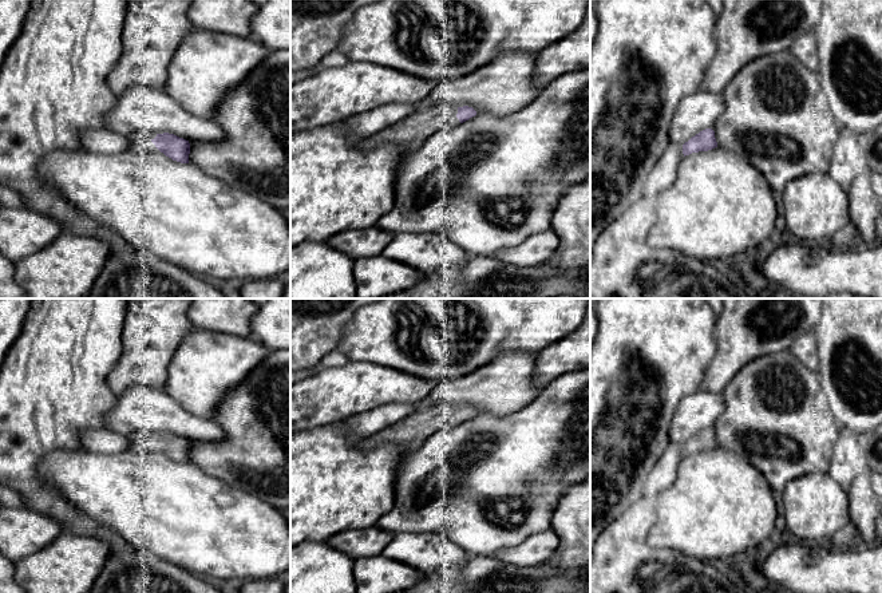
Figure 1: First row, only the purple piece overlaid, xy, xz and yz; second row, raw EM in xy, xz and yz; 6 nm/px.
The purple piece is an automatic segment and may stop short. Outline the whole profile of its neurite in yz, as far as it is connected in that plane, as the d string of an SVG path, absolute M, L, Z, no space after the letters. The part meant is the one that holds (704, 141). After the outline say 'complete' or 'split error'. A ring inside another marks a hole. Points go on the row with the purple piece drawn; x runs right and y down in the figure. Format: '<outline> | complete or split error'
M705 129L683 145L683 154L685 157L692 153L708 151L715 147L717 147L715 131L712 129Z | complete

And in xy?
M138 133L127 137L127 139L130 143L134 143L137 149L142 149L145 139L150 139L155 147L166 157L181 163L189 163L190 143L189 141L174 134Z | split error

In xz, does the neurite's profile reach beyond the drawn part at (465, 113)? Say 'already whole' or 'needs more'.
needs more

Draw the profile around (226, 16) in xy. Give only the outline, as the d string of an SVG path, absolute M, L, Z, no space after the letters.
M191 0L187 16L202 29L249 37L257 7L250 0Z

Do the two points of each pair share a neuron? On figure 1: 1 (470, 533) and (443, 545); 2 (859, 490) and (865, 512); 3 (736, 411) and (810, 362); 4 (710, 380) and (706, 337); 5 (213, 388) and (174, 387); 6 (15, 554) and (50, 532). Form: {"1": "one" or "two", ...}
{"1": "two", "2": "one", "3": "two", "4": "two", "5": "one", "6": "one"}

